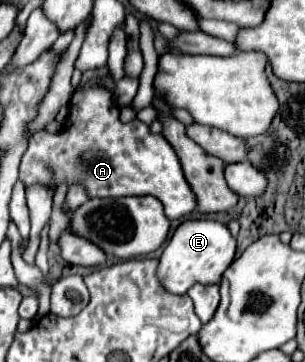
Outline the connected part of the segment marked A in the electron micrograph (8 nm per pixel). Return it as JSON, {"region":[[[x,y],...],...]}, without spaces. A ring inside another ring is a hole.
{"region":[[[90,89],[90,91],[76,91],[70,101],[70,115],[66,121],[64,131],[48,133],[38,131],[30,143],[26,153],[20,161],[20,181],[24,185],[32,183],[50,183],[50,169],[54,173],[54,183],[68,181],[68,185],[82,183],[88,189],[90,197],[124,197],[124,195],[154,195],[162,201],[164,213],[168,219],[180,219],[190,215],[196,209],[196,195],[188,181],[184,179],[182,165],[170,143],[162,135],[150,133],[148,125],[142,121],[122,123],[118,119],[120,111],[116,105],[110,105],[110,91],[106,89]]]}

